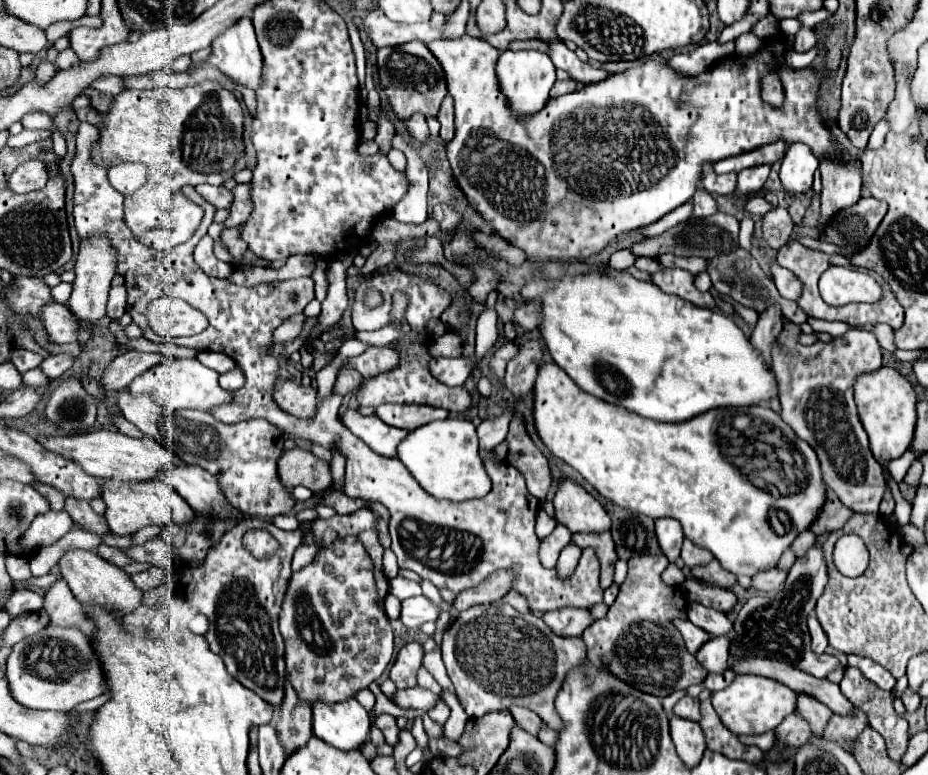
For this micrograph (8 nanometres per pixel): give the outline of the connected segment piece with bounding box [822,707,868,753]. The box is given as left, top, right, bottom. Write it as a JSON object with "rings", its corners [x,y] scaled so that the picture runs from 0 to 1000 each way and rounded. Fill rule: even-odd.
{"rings":[[[920,912],[918,920],[912,923],[912,925],[897,923],[892,935],[890,935],[890,946],[886,948],[886,954],[899,956],[909,969],[918,972],[920,969],[920,956],[925,954],[925,946],[929,946],[929,941],[933,941],[933,938],[935,938],[933,920],[929,920],[929,915],[925,915],[925,912]]]}

